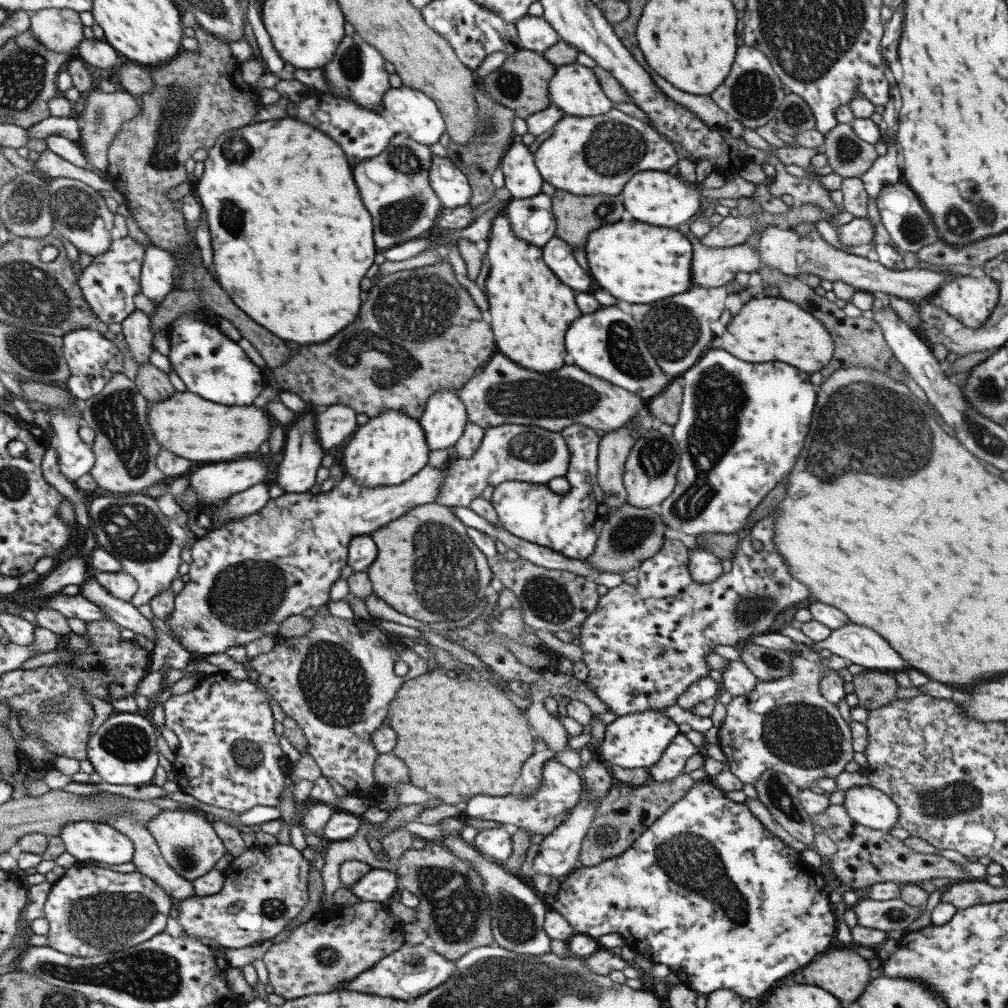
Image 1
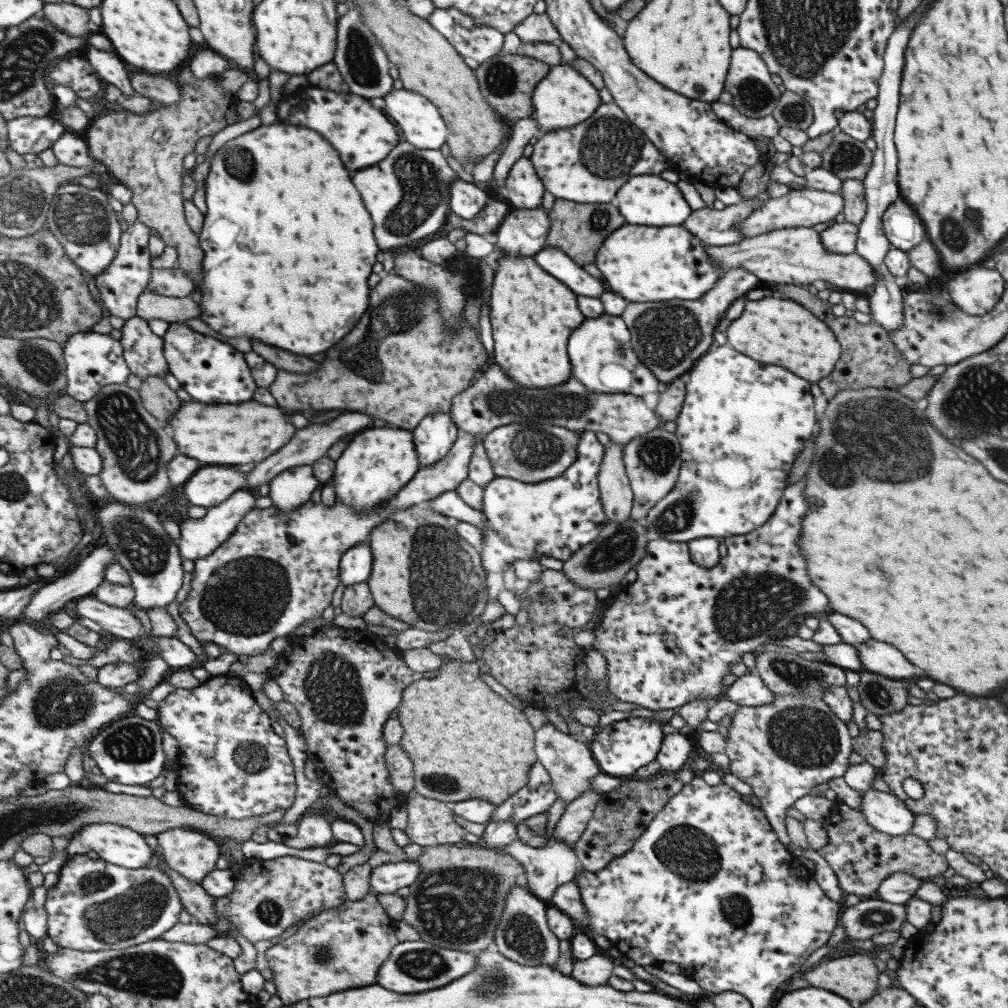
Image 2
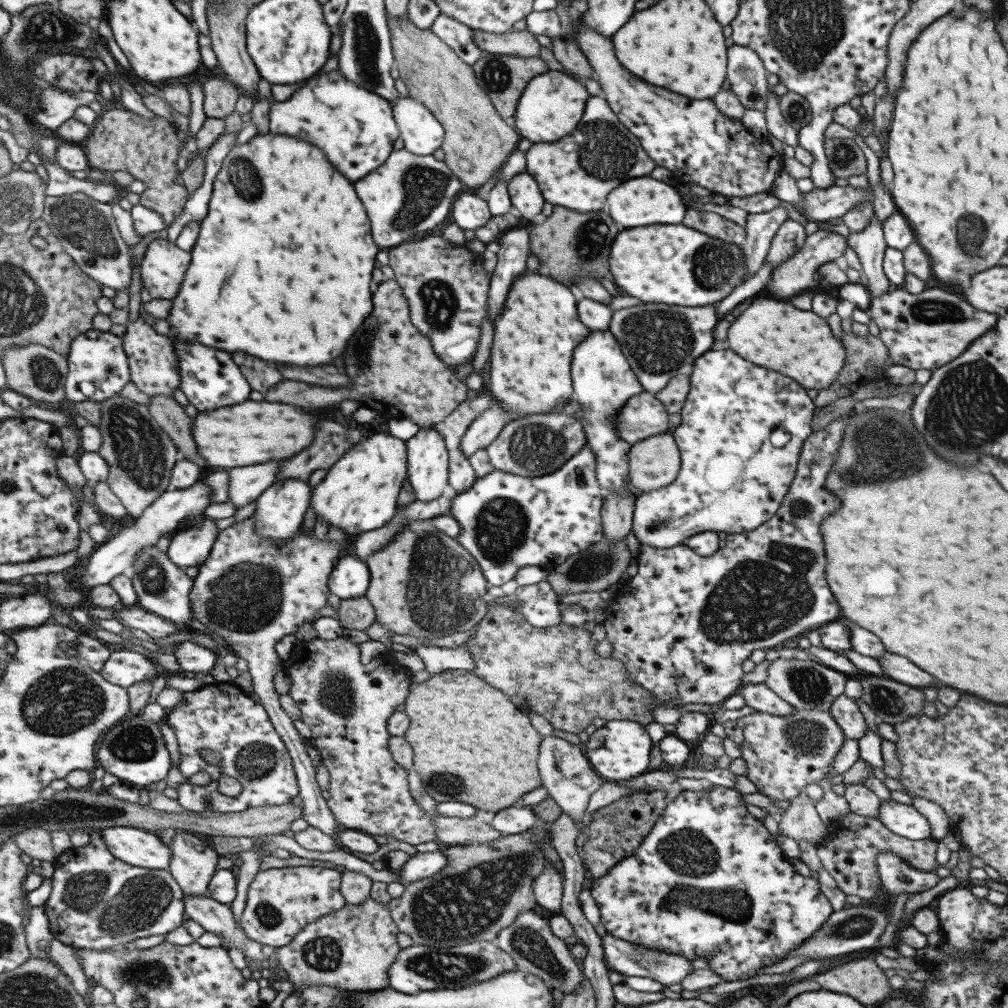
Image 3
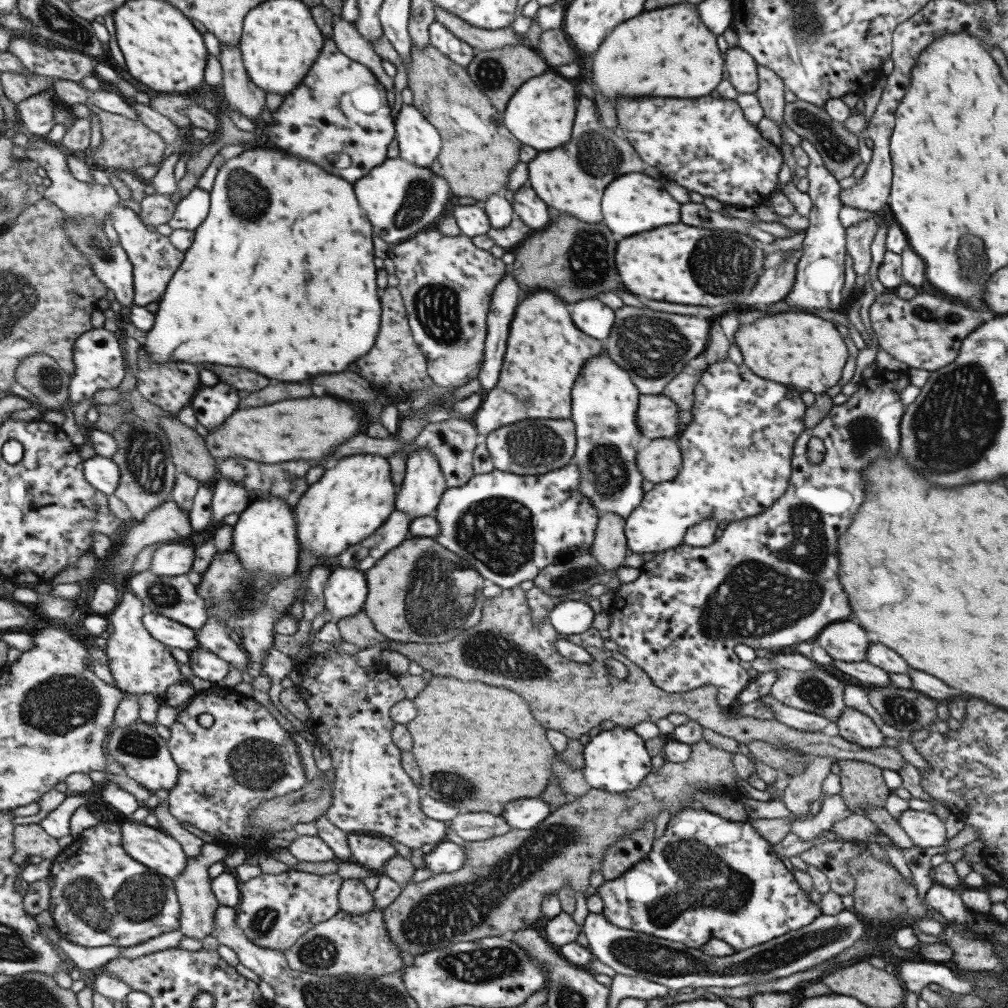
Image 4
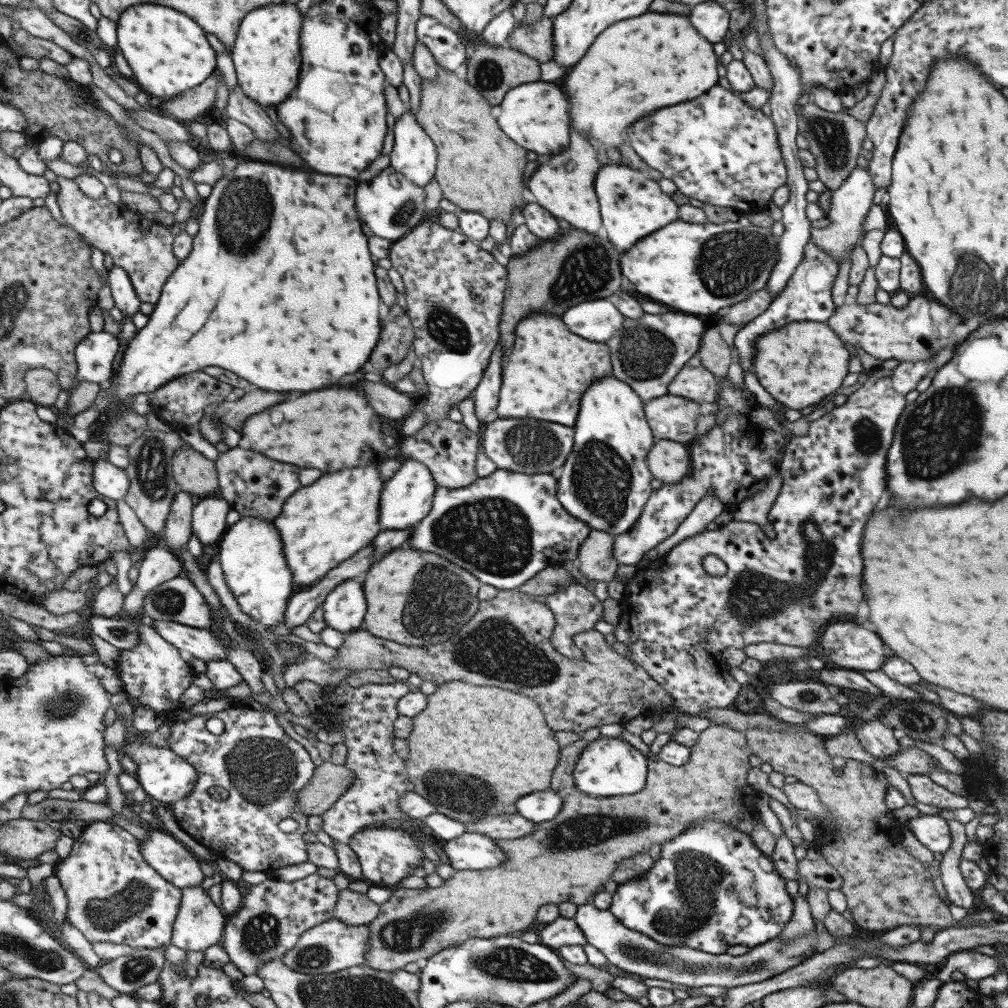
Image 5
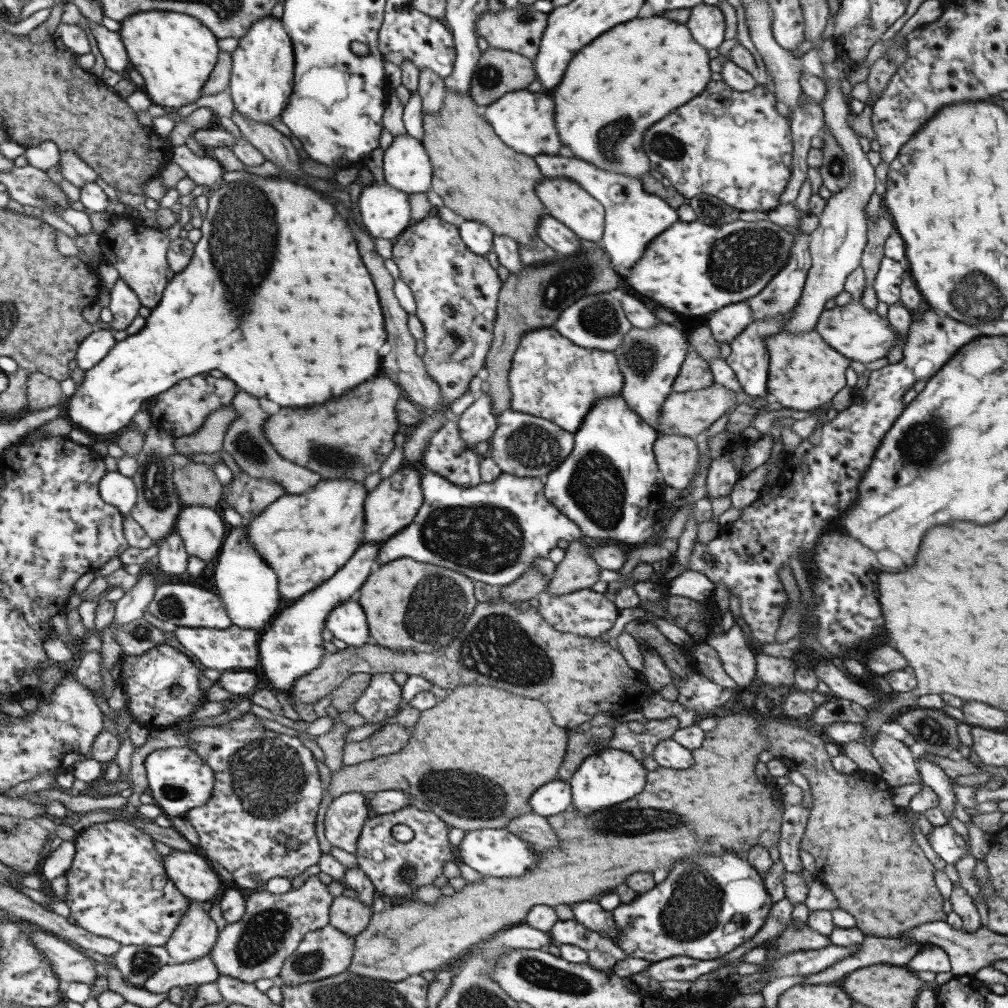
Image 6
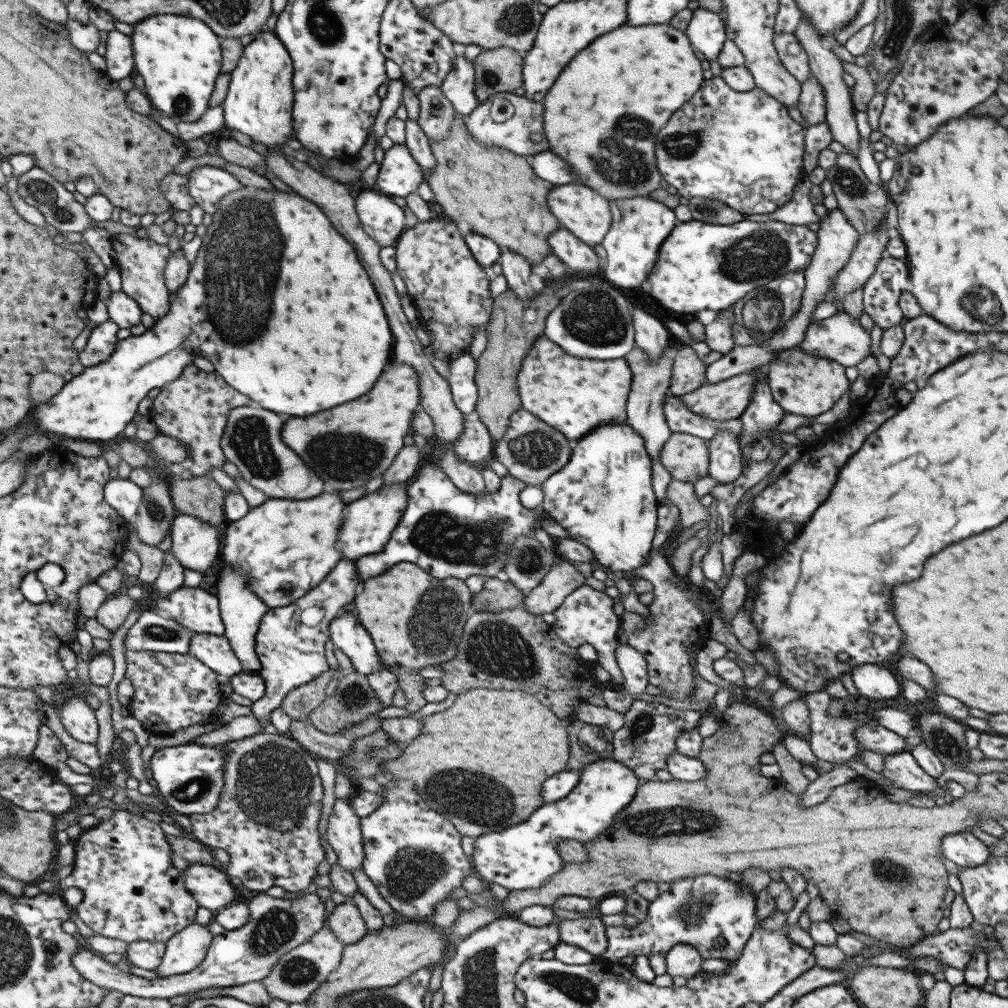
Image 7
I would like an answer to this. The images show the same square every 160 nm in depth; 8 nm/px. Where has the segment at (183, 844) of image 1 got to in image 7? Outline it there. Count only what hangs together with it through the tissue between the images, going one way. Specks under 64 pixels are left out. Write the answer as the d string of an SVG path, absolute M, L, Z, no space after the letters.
M191 924L164 942L164 955L155 971L158 978L193 970L206 955L212 935L205 926Z

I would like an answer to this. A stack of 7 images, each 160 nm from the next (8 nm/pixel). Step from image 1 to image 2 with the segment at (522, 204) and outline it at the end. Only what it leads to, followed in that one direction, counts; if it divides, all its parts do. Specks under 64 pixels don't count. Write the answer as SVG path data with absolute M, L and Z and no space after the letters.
M539 205L534 209L510 208L496 228L496 246L500 255L532 257L546 246L550 220Z

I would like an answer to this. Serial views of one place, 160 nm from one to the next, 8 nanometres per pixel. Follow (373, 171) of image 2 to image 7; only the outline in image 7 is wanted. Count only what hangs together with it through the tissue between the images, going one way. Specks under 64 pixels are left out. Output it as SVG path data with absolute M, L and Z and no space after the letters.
M370 190L354 196L354 207L363 232L381 247L391 246L405 230L404 209L392 197Z

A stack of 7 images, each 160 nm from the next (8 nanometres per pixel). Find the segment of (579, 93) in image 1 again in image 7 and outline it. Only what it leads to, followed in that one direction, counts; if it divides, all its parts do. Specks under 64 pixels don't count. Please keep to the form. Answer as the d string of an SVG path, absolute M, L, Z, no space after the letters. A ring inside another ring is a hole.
M513 92L508 94L501 94L503 100L509 102L509 106L513 108L513 114L507 118L504 122L494 122L491 118L491 110L493 110L493 98L487 98L483 103L478 105L465 116L465 126L471 133L471 136L484 147L499 147L511 150L513 154L519 154L519 156L531 156L531 154L537 154L538 152L545 152L549 150L549 144L545 142L543 138L543 105L540 102L531 102L523 96L515 96ZM529 134L539 134L542 139L539 143L534 144L529 138Z

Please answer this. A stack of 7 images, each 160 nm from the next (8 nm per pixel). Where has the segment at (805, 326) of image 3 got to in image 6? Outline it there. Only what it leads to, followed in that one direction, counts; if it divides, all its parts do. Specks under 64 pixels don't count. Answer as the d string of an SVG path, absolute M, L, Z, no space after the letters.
M815 330L803 334L775 334L761 339L768 354L766 392L782 407L813 410L829 402L845 386L844 372L849 360L819 338Z

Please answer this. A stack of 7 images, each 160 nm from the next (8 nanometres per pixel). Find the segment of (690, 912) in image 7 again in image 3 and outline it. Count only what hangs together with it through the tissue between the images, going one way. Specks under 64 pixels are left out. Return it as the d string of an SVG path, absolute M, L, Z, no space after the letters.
M711 786L709 790L682 790L664 807L663 814L653 824L653 828L644 836L643 842L635 850L633 857L623 858L613 865L603 876L592 877L588 889L595 906L599 909L599 925L601 932L617 937L619 940L628 940L645 948L656 948L671 954L680 954L688 960L705 958L709 970L718 974L727 982L745 980L755 975L755 971L778 962L778 958L789 956L789 952L798 948L802 942L821 929L821 925L834 910L831 903L821 894L819 883L809 876L797 874L789 864L788 859L781 853L773 837L763 827L762 820L753 818L746 810L738 791L723 786Z

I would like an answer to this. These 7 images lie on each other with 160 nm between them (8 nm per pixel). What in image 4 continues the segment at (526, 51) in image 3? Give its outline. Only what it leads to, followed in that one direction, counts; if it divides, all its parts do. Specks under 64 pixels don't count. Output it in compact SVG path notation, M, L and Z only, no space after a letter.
M433 7L435 21L440 22L455 38L466 42L474 51L493 50L504 46L517 46L524 43L511 26L497 30L487 30L467 24L464 20L457 18L454 14Z

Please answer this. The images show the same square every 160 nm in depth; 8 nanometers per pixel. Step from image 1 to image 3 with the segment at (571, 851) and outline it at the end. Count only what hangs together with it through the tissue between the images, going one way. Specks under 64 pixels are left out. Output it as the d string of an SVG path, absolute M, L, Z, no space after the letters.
M551 863L544 866L543 872L532 882L536 904L557 915L560 912L562 897L562 878Z

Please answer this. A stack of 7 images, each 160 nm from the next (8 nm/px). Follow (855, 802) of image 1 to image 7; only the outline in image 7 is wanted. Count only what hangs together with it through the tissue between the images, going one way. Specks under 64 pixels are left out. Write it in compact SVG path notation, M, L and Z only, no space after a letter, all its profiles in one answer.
M967 831L948 834L941 841L941 853L945 859L960 867L985 864L991 854L985 844Z

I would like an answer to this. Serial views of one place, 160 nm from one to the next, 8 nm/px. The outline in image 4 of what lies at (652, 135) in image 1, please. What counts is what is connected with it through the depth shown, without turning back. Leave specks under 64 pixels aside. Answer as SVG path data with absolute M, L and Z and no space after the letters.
M580 97L576 102L570 139L557 148L537 151L527 163L527 180L547 206L580 221L596 223L602 220L600 202L605 186L625 172L642 172L641 168L643 162L623 138L623 132L607 130L595 103Z

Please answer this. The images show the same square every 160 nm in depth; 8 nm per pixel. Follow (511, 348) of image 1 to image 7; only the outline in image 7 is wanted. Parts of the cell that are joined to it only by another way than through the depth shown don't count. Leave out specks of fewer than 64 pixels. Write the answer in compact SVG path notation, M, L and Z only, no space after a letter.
M547 338L536 339L523 355L521 370L516 378L520 408L552 426L569 442L589 434L593 428L607 423L625 423L625 403L630 389L631 372L622 358L617 360L589 360L568 355L560 346Z

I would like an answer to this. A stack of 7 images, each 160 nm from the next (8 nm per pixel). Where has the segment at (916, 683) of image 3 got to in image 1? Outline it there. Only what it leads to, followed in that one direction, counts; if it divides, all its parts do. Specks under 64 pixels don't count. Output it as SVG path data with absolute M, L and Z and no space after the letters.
M851 622L830 631L829 636L816 643L815 647L825 648L850 664L859 664L867 670L893 675L909 667L908 662L895 654L874 630Z

